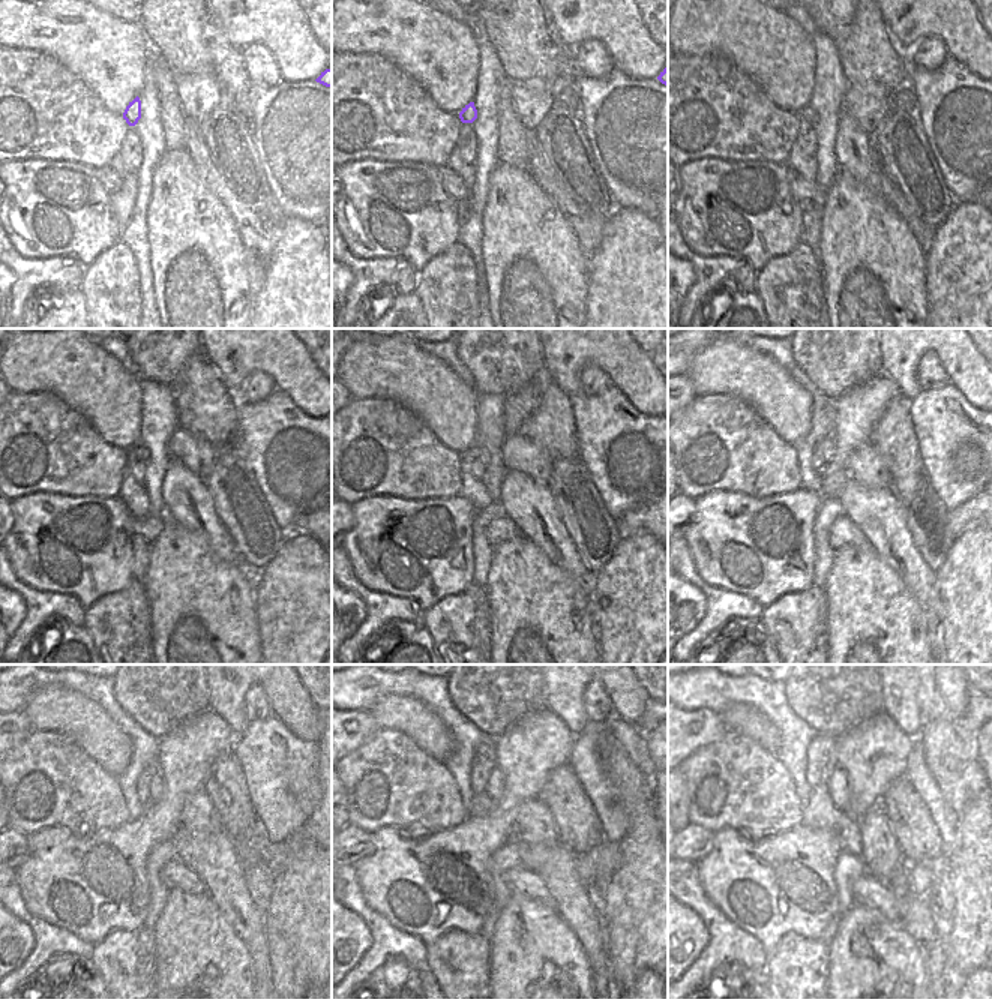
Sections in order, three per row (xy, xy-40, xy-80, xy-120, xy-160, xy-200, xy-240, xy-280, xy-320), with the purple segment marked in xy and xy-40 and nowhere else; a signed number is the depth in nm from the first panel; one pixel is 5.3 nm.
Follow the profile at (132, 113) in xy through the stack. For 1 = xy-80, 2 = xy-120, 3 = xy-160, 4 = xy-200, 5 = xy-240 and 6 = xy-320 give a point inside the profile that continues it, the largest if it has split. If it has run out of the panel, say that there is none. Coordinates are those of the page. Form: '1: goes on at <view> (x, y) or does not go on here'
1: goes on at xy-80 (808, 113)
2: goes on at xy-120 (140, 452)
3: goes on at xy-160 (480, 453)
4: goes on at xy-200 (827, 444)
5: goes on at xy-240 (156, 786)
6: goes on at xy-320 (838, 786)

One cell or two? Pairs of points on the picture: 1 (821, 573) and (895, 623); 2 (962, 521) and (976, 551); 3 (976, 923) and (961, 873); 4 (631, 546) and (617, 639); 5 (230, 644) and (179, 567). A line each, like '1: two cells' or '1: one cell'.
1: two cells
2: two cells
3: one cell
4: one cell
5: one cell

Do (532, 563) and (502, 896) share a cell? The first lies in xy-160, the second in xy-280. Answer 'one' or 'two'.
two

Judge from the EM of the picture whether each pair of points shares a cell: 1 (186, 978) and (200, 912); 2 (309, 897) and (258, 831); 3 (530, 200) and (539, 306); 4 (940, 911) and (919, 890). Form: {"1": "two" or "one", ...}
{"1": "one", "2": "two", "3": "one", "4": "two"}

